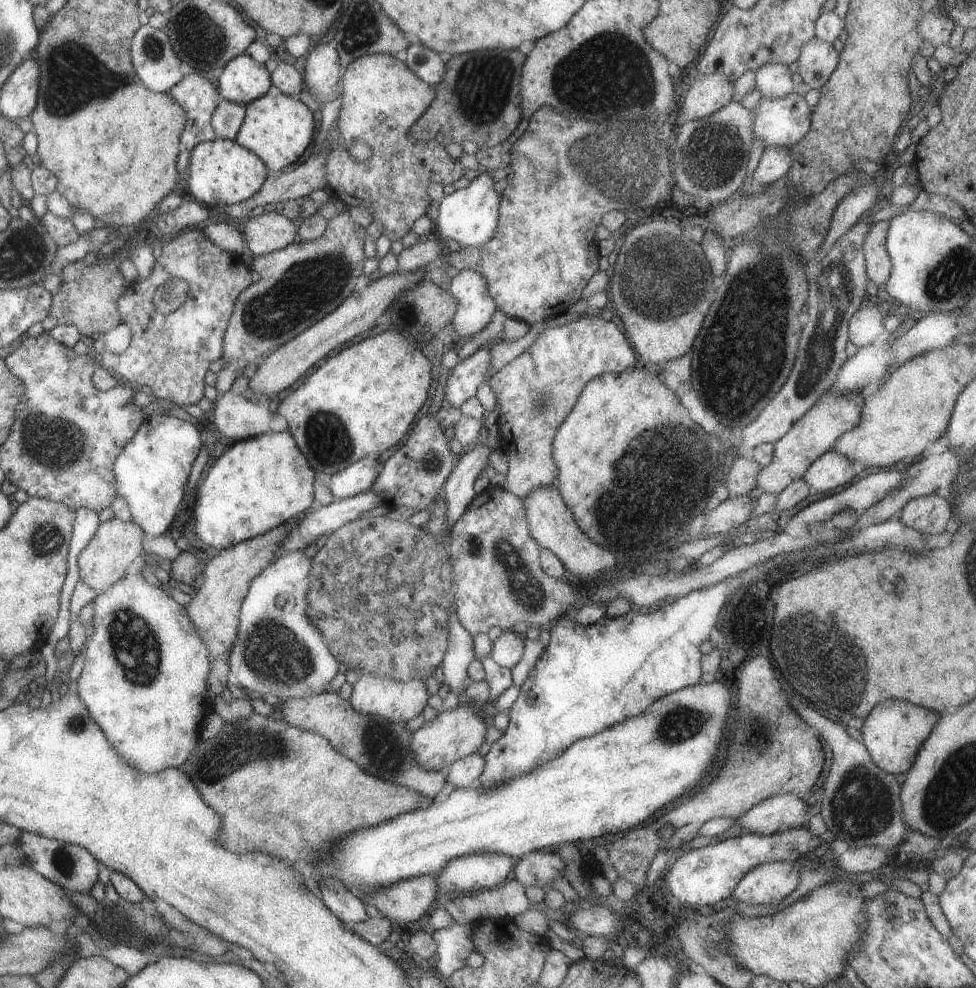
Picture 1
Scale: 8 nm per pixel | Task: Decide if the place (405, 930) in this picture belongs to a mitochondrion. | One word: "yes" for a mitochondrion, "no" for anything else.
no

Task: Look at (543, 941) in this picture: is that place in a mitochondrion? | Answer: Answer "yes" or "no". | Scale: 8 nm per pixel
no

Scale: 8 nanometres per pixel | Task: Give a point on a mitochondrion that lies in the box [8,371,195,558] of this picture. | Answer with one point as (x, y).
(54, 444)

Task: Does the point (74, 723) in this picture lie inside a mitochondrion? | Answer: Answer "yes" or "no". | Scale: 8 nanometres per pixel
yes

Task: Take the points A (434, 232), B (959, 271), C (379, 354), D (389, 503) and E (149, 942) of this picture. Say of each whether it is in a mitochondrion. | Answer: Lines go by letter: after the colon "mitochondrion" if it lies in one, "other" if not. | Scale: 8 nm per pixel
A: other
B: mitochondrion
C: other
D: other
E: other

